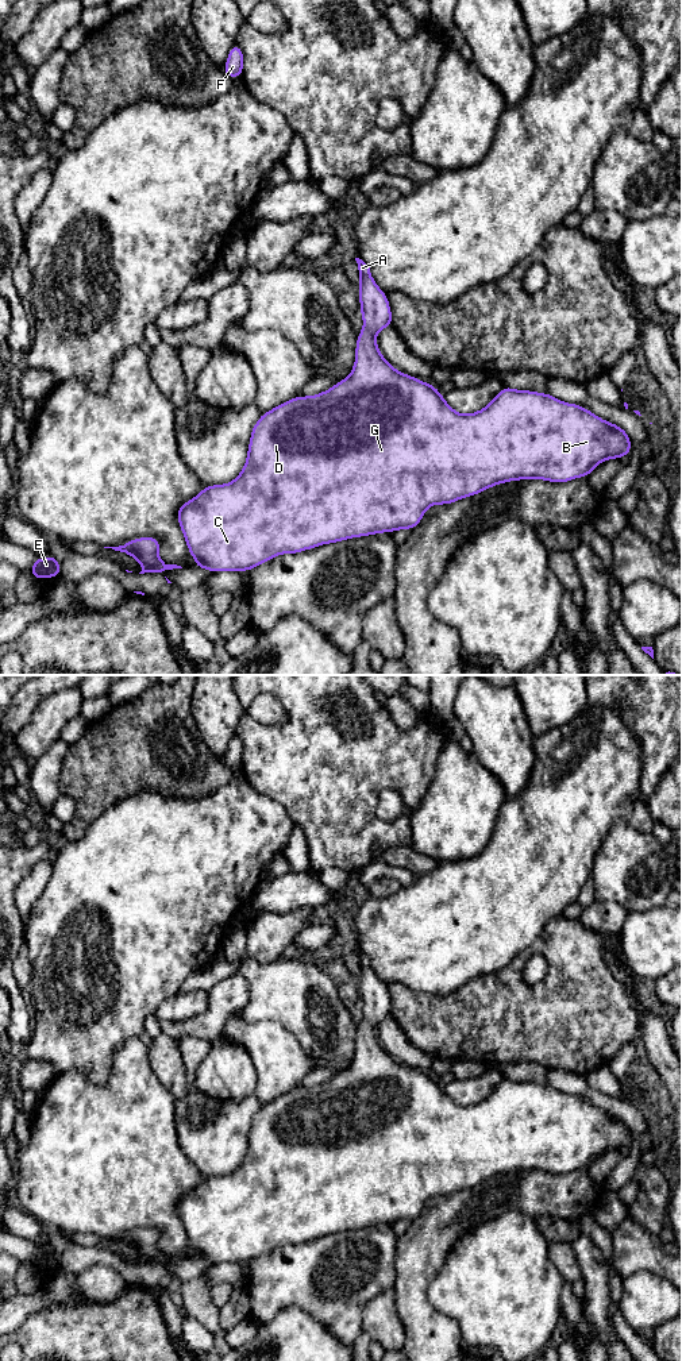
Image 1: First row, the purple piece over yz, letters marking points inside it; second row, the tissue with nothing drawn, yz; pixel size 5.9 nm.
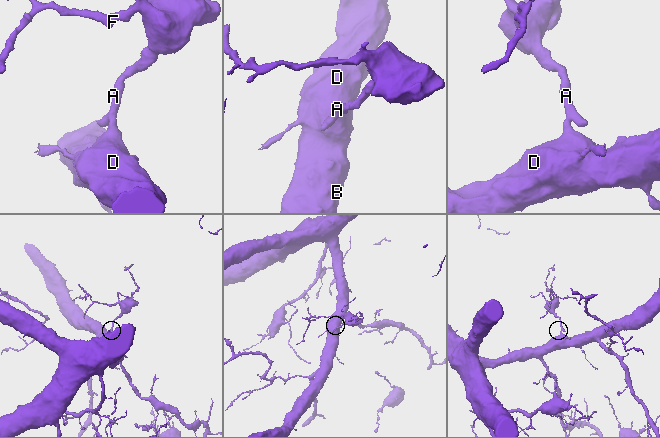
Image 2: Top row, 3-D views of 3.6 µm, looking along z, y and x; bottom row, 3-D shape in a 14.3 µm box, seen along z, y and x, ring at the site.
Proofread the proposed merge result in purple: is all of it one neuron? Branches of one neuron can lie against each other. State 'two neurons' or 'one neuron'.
one neuron

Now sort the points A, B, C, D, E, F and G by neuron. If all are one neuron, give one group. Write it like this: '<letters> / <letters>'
A B C D E F G

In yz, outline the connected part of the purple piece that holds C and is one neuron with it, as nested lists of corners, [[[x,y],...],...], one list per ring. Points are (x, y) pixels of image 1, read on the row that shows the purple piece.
[[[355,258],[359,270],[359,302],[363,317],[363,329],[358,333],[355,347],[355,363],[350,375],[336,382],[330,390],[311,397],[297,396],[286,402],[278,404],[274,409],[262,413],[254,424],[246,464],[240,474],[230,483],[204,486],[192,500],[184,502],[177,510],[177,520],[189,548],[190,556],[196,560],[197,568],[220,571],[250,571],[251,568],[271,560],[282,554],[298,554],[328,543],[338,543],[352,537],[377,535],[381,532],[392,533],[397,529],[413,529],[424,517],[424,512],[431,505],[448,505],[461,498],[473,497],[492,486],[520,481],[544,479],[548,482],[570,482],[578,477],[587,478],[597,464],[606,459],[620,459],[631,454],[631,437],[617,424],[602,420],[589,409],[563,402],[548,393],[531,390],[516,390],[502,386],[501,392],[481,410],[463,415],[455,412],[443,398],[443,394],[432,385],[423,382],[412,375],[396,370],[381,354],[375,336],[381,329],[393,325],[390,304],[386,293],[382,292],[373,279],[370,267],[359,258]]]

